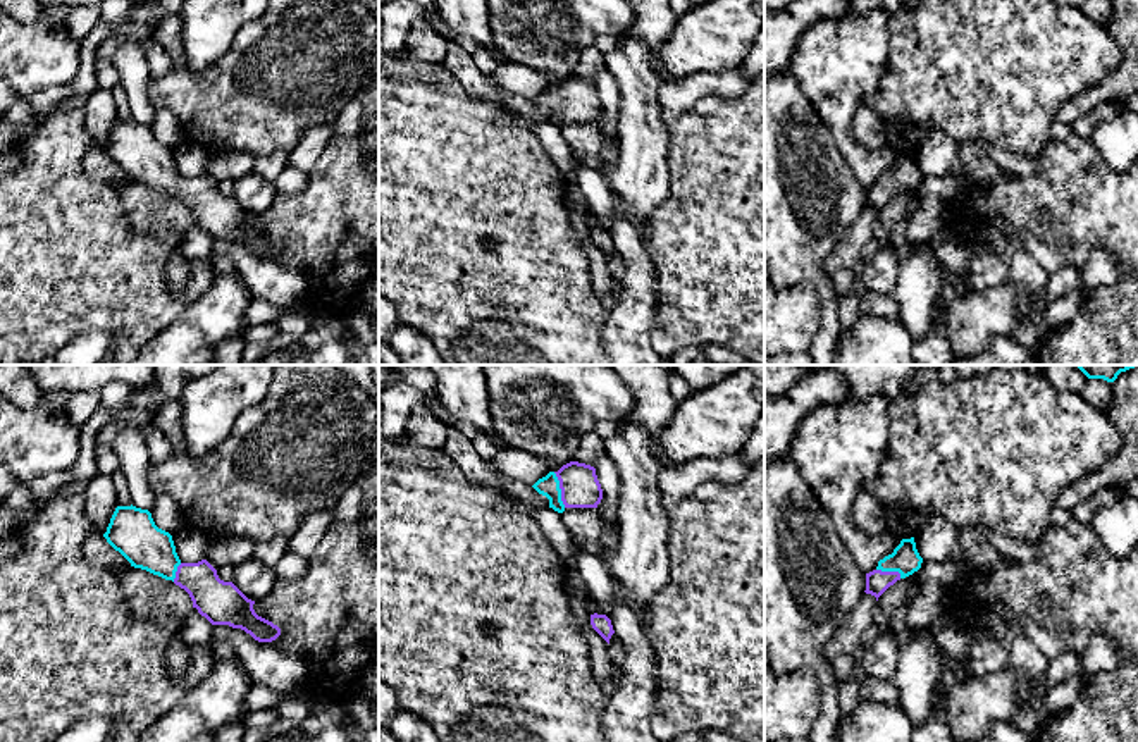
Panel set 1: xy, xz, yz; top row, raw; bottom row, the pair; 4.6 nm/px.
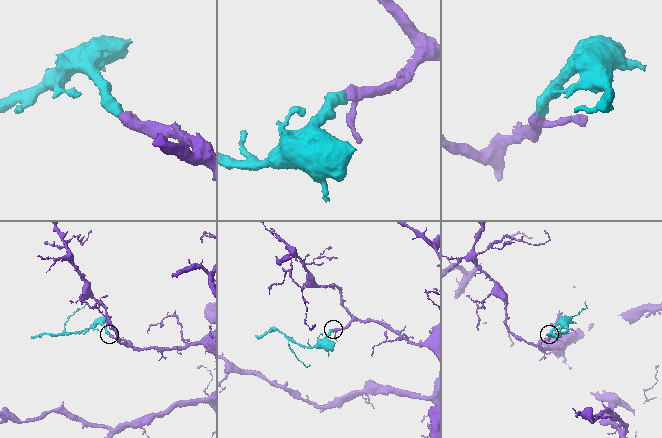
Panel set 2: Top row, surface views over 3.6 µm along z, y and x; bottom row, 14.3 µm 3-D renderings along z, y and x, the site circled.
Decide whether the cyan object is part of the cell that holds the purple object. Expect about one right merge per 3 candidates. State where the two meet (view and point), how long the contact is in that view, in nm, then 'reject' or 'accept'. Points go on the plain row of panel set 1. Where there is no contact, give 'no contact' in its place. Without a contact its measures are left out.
xz (560, 102) | 180 nm | accept

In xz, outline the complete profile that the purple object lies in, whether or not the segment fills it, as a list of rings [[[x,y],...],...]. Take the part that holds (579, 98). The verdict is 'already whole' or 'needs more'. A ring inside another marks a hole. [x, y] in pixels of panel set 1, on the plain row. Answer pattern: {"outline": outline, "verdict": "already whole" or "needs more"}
{"outline": [[[570,76],[558,86],[549,86],[532,102],[546,110],[549,122],[558,127],[566,122],[597,122],[603,114],[596,83],[578,76]]], "verdict": "needs more"}

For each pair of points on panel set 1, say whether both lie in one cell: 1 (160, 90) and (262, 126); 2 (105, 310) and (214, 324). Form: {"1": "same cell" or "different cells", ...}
{"1": "same cell", "2": "different cells"}

